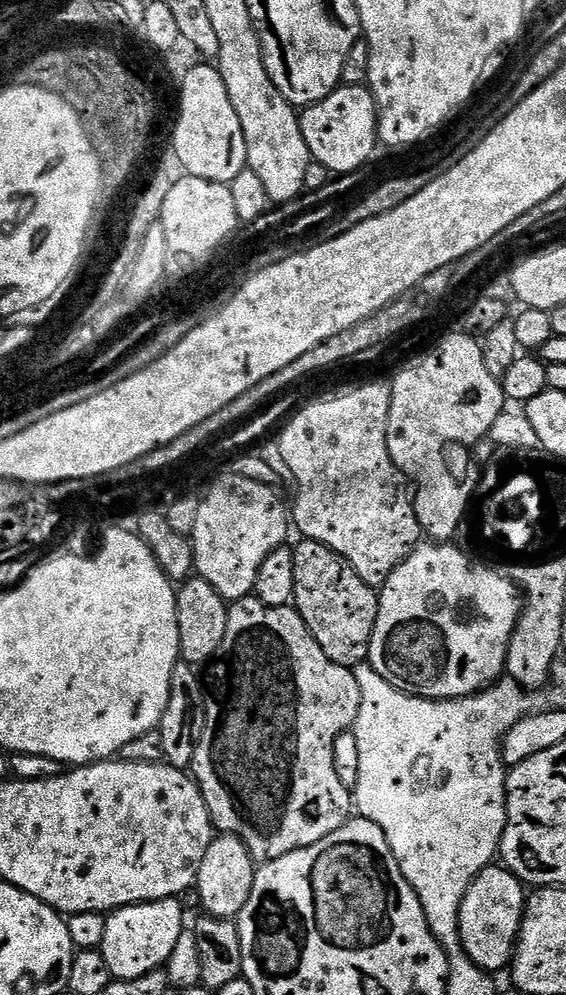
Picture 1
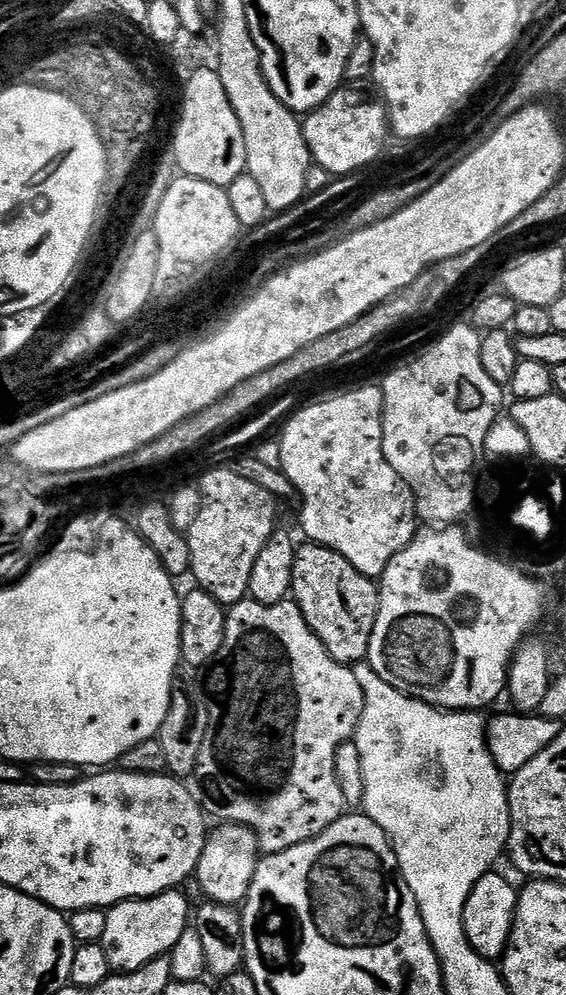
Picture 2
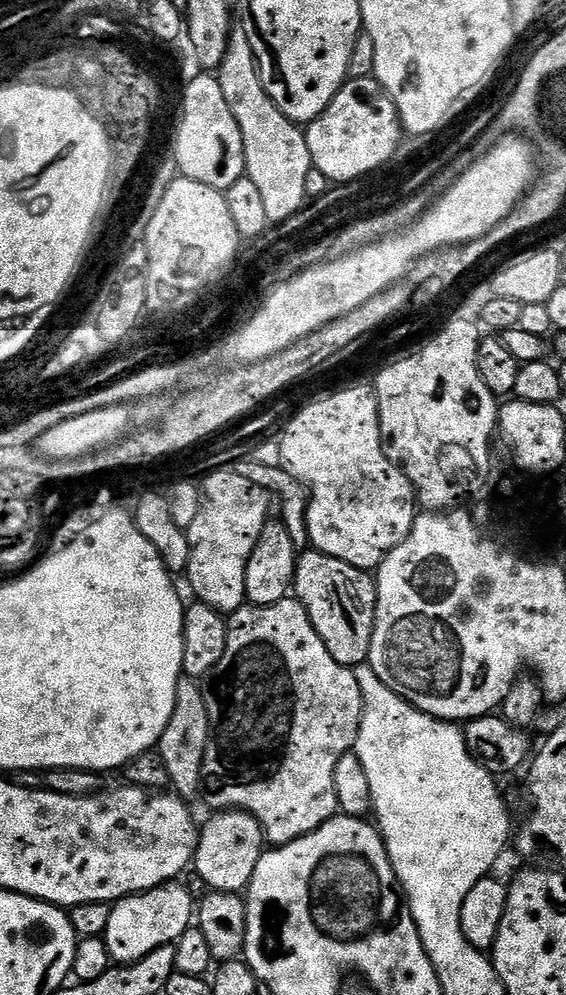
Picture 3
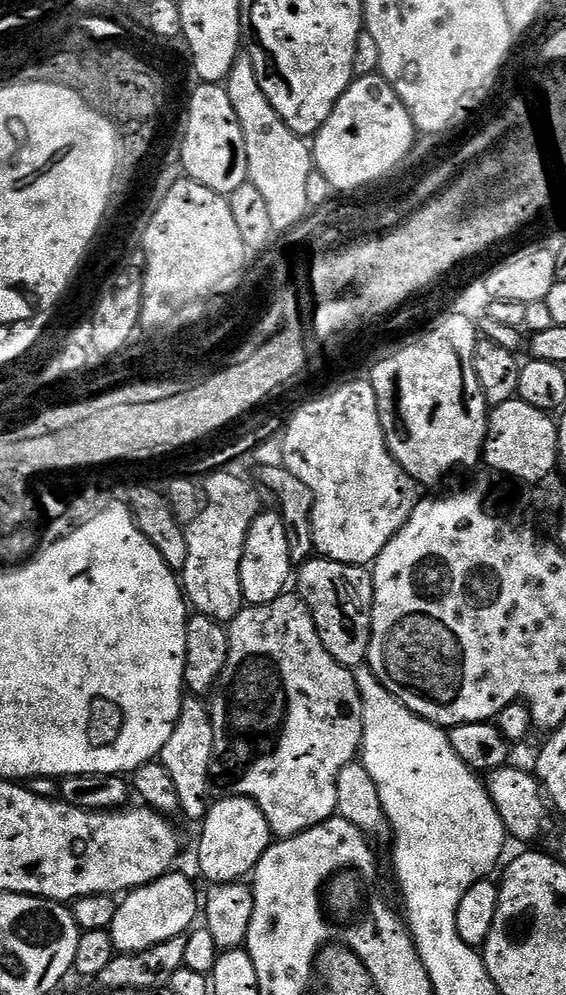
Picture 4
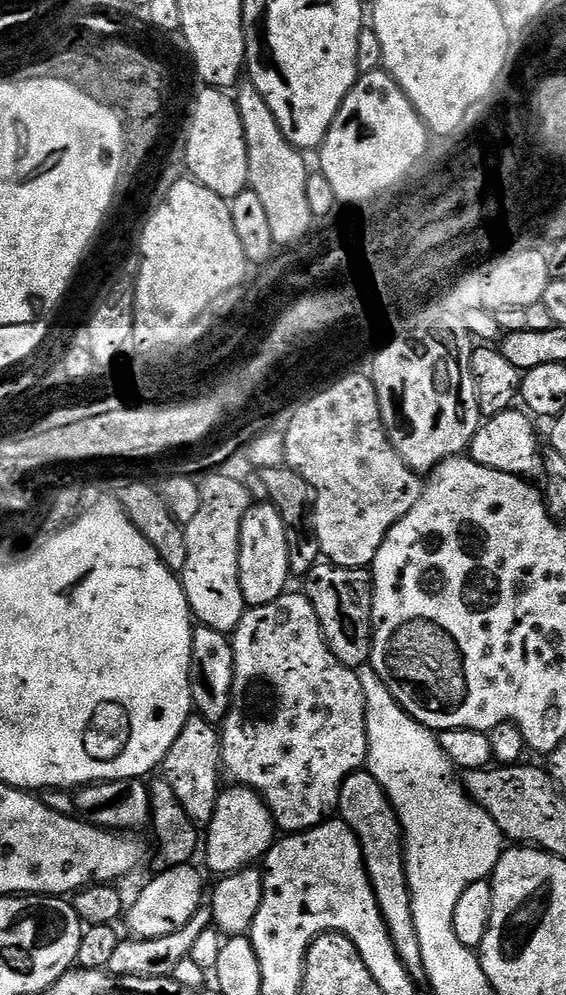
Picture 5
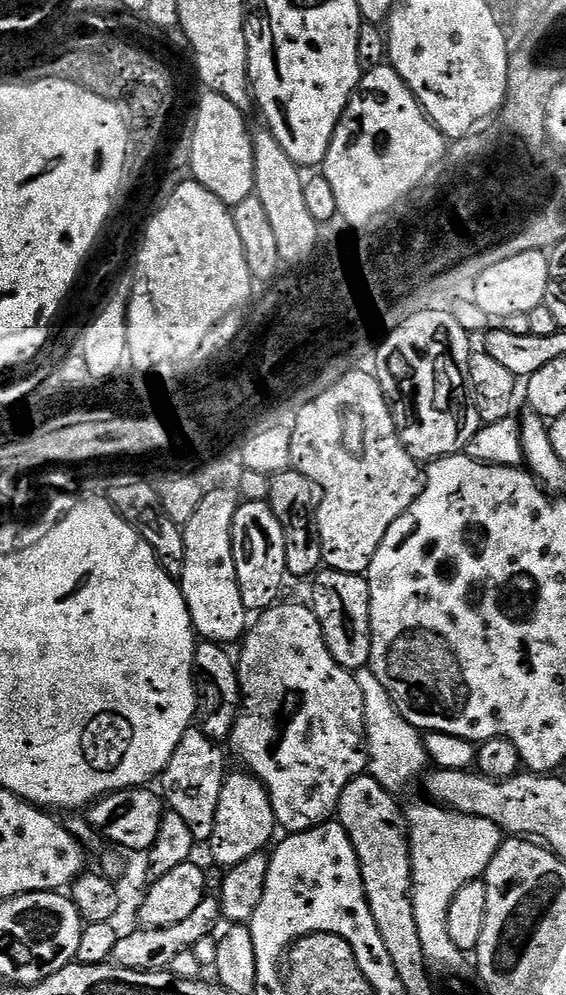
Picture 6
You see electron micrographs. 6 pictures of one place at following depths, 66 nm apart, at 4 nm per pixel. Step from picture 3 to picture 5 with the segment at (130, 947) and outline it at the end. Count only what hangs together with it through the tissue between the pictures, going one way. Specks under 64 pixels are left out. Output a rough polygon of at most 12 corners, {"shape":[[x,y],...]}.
{"shape":[[192,864],[165,868],[126,908],[138,940],[174,934],[206,900]]}

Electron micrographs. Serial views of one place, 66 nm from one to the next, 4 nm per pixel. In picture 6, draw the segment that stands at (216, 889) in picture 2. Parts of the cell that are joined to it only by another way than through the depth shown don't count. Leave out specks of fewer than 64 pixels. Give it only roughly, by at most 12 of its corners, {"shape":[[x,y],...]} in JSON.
{"shape":[[229,771],[210,841],[224,870],[278,832],[267,788]]}

